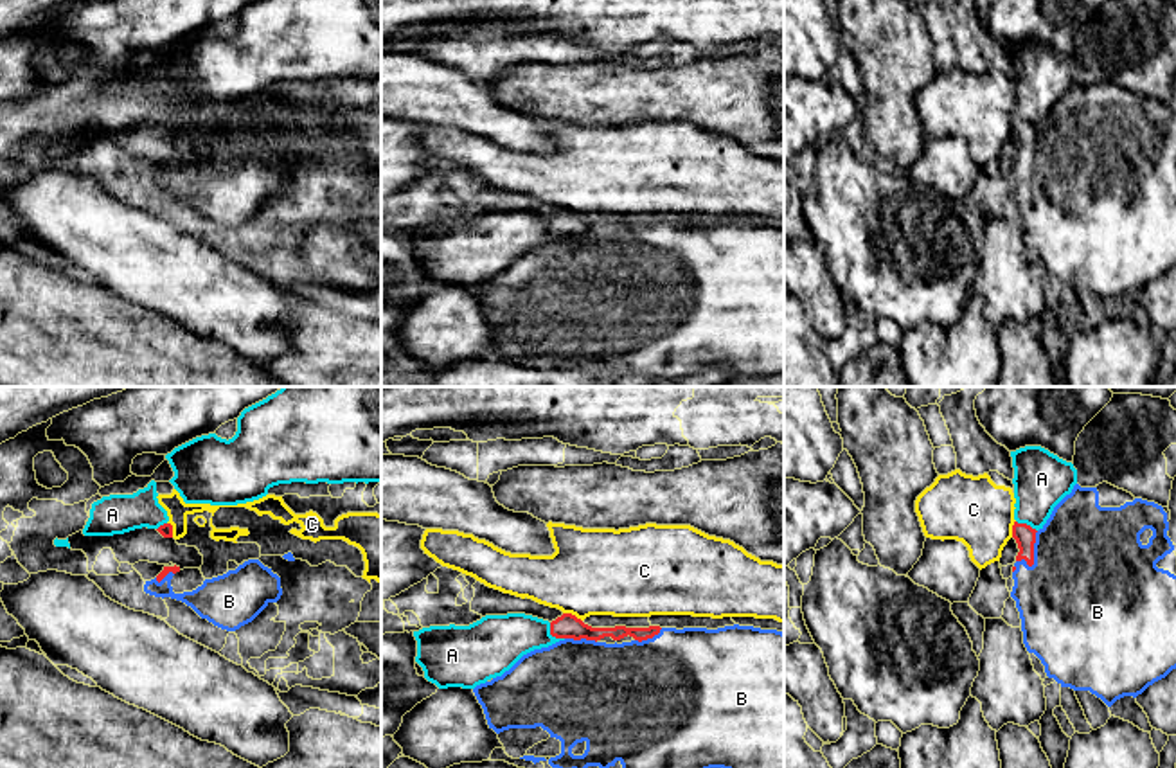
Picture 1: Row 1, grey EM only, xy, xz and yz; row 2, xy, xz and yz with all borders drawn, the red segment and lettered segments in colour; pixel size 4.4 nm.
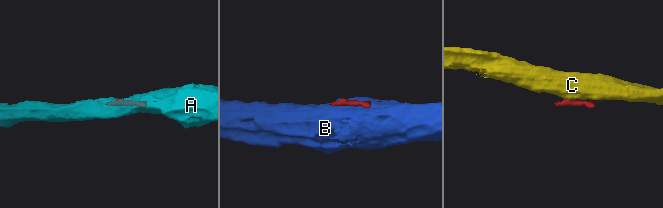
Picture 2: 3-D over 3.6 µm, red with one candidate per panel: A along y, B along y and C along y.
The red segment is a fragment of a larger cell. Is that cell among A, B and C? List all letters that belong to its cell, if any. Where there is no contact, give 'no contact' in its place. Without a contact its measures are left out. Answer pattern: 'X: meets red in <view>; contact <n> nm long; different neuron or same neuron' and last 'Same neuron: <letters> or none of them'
A: meets red in xz; contact 100 nm long; different neuron
B: meets red in yz; contact 170 nm long; same neuron
C: meets red in xz; contact 100 nm long; different neuron
Same neuron: B

